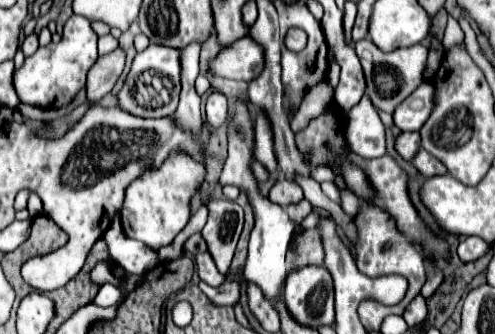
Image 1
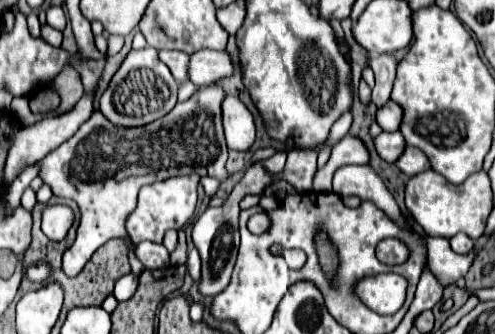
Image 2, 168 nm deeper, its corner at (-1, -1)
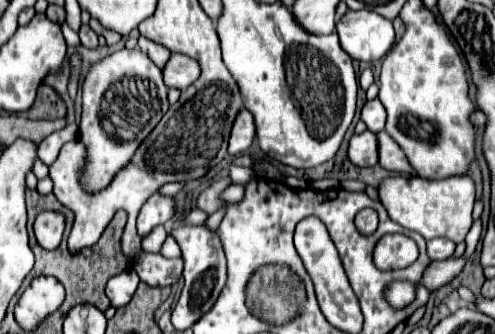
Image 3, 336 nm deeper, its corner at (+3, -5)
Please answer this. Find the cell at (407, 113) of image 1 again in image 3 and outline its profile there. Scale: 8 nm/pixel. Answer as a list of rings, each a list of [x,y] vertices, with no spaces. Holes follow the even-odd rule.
[[[375,98],[371,102],[367,102],[361,110],[361,120],[367,124],[367,128],[371,132],[381,132],[385,128],[387,122],[387,114],[385,114],[385,106]]]

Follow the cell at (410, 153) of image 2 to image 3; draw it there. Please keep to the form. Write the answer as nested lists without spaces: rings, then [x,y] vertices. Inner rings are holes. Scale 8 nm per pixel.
[[[381,132],[379,136],[379,166],[383,166],[389,172],[395,174],[403,174],[403,176],[415,176],[415,168],[409,166],[409,160],[405,156],[405,152],[401,152],[401,148],[397,146],[397,142],[393,142],[393,138],[389,138],[389,134]]]

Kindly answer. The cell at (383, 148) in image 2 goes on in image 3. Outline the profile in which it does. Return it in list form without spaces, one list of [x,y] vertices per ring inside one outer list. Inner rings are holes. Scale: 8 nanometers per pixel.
[[[365,130],[363,134],[355,134],[349,142],[349,160],[355,166],[377,166],[379,164],[379,142],[377,142],[377,134]]]

